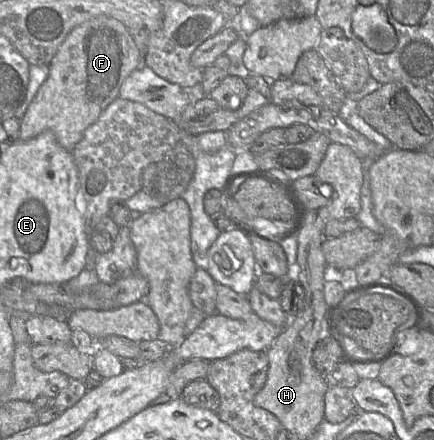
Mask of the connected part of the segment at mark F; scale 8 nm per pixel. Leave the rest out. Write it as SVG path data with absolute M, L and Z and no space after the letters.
M97 16L75 27L53 57L47 79L20 120L19 140L29 140L51 130L59 144L72 152L85 130L119 97L124 80L142 65L143 56L120 21Z

